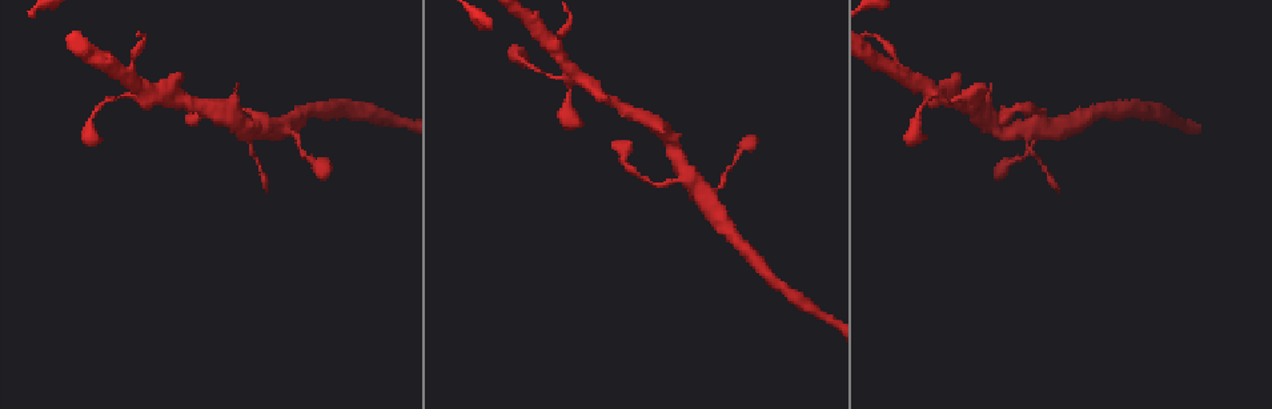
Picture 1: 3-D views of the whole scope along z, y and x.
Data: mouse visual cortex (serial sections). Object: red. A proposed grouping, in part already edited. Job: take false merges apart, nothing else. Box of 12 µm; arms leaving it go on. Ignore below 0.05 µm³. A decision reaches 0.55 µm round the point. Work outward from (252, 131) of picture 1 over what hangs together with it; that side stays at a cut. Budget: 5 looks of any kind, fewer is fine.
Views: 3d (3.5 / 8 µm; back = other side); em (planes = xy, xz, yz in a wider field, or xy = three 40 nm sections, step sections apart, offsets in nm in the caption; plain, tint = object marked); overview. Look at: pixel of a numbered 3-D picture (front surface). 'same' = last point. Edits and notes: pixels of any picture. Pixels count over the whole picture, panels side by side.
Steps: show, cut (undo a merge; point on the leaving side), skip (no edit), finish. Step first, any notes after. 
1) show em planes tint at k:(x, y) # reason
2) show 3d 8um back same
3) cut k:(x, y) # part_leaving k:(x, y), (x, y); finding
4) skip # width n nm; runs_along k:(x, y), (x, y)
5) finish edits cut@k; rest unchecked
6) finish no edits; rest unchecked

show 3d 8um at 1:(1041, 114)

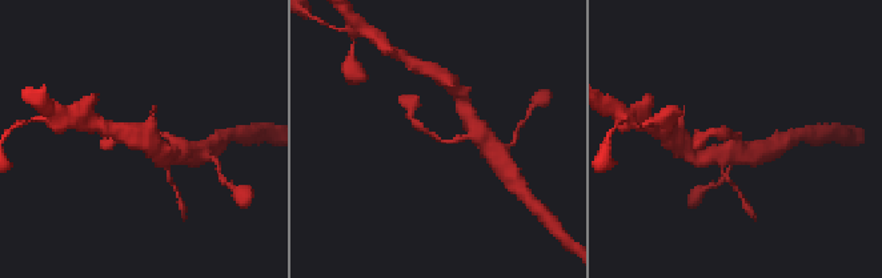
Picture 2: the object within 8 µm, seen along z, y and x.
show em xy step 2 tint at 2:(449, 143) # arm_widths 200, 300 nm; now the EM

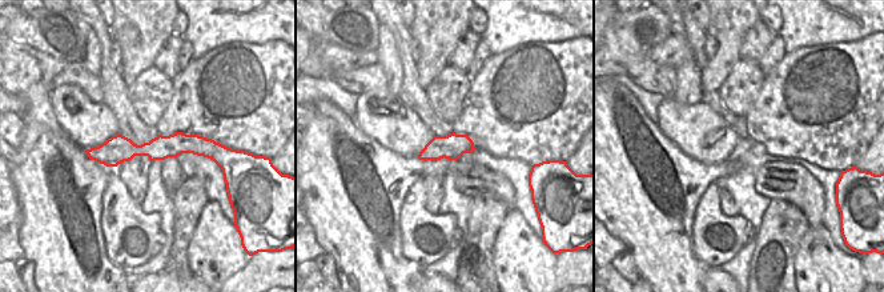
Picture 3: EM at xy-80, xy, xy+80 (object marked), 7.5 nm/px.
skip # one cell here

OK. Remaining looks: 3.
show 3d 3.5um at 1:(936, 91) # branch point

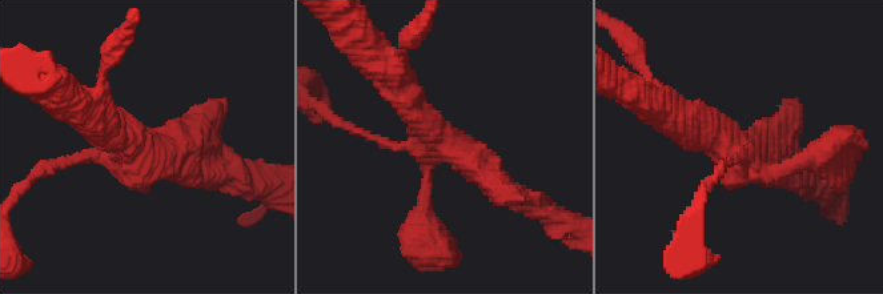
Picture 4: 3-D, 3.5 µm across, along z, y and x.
show em xy step 5 tint at 4:(146, 149) # now the EM

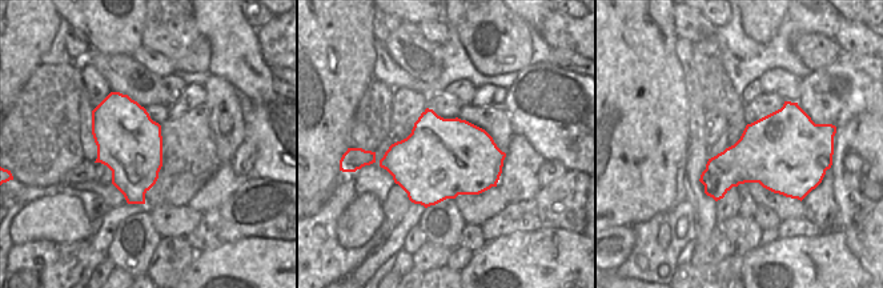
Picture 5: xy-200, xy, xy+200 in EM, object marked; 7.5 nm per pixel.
skip # arm_widths 150, 200, 300, 400 nm; runs_along 4:(508, 194), (426, 125), (393, 79); all the same cell

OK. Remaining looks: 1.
finish no edits; rest unchecked

